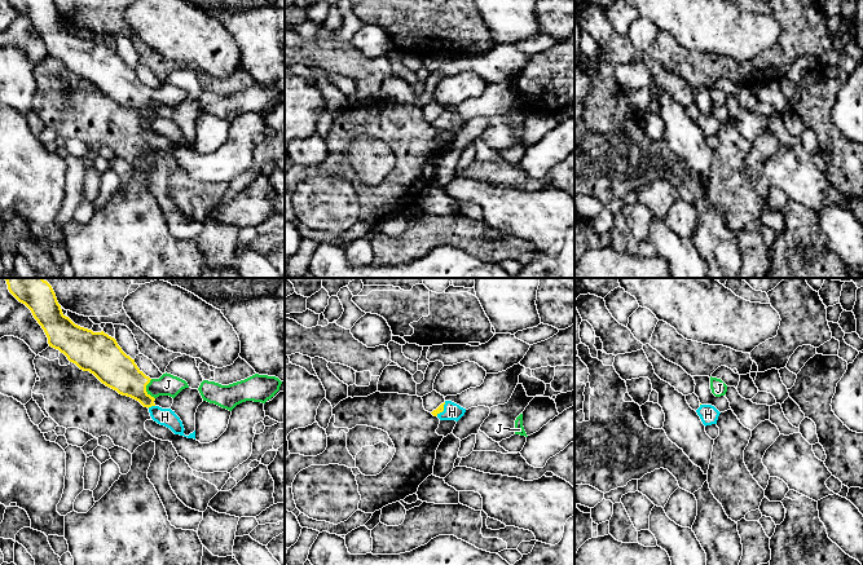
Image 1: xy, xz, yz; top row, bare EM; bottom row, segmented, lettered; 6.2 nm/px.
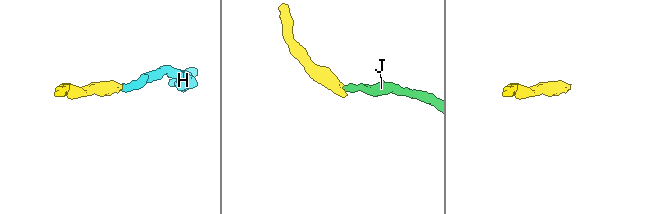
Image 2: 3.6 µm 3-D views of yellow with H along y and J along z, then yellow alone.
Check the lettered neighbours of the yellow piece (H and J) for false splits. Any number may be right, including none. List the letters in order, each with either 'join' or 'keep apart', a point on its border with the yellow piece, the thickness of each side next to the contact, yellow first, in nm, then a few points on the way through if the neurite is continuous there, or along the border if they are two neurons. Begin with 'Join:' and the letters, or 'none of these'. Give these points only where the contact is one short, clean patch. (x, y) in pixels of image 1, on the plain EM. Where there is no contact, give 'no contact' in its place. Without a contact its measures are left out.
Join: H, J
H: join; contact xy (150, 117); calibres 200 and 110 nm; way xy (124, 87), (150, 117), (159, 126), (164, 127)
J: join; contact xy (145, 100); calibres 240 and 140 nm; way xy (113, 78), (130, 92), (145, 100), (167, 95)

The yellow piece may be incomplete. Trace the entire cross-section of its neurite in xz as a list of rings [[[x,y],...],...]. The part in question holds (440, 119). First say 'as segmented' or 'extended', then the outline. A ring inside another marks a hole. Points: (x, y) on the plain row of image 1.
extended; [[[445,111],[441,114],[436,120],[431,124],[437,127],[440,131],[455,131],[458,132],[466,123],[466,119],[461,118],[459,115]]]

